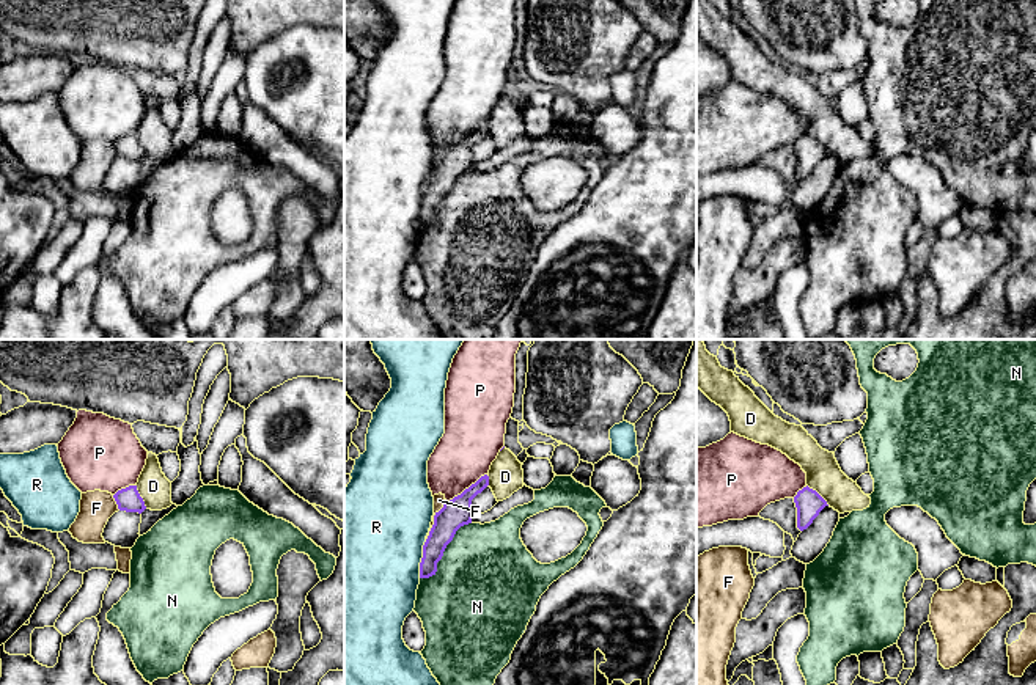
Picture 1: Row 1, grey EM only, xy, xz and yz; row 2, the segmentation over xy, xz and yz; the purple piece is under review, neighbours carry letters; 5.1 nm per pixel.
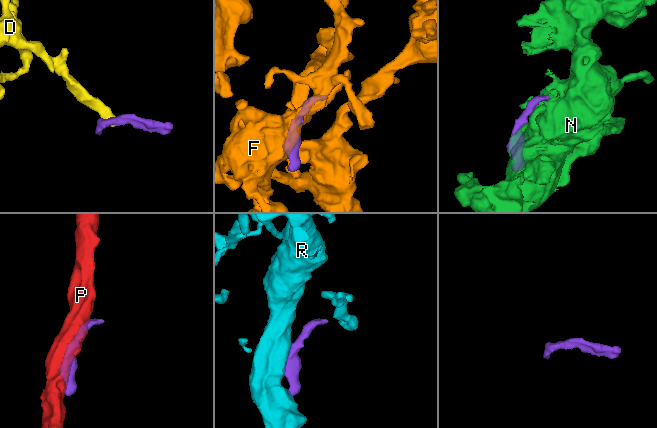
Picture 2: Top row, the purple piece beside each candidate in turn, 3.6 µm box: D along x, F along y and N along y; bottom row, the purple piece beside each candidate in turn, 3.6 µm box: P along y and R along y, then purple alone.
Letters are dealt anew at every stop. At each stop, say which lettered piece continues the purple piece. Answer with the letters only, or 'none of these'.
none of these

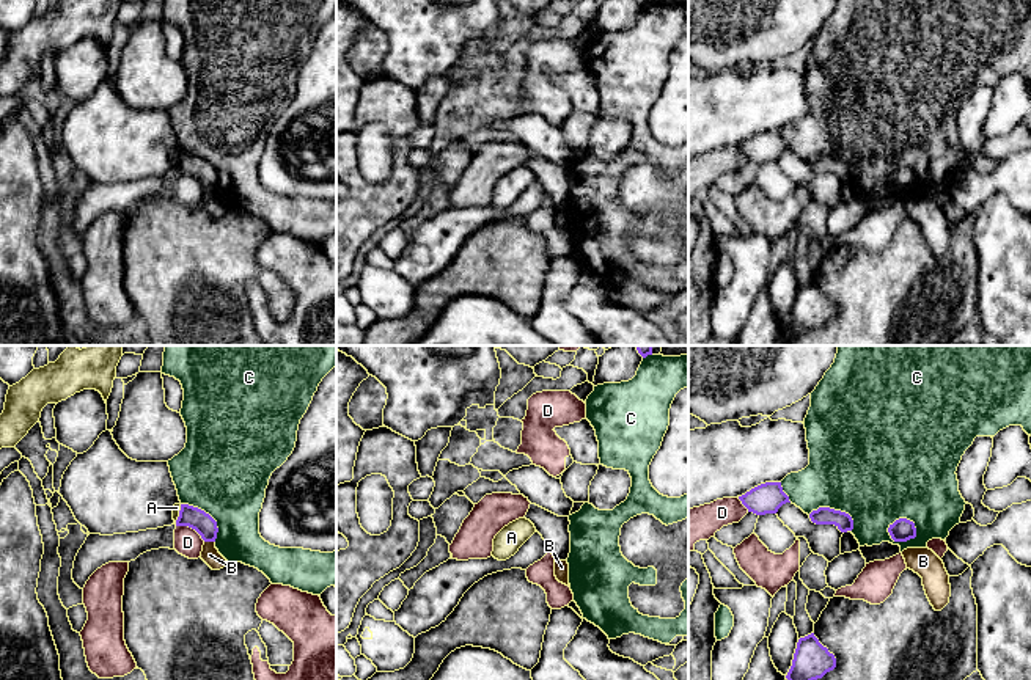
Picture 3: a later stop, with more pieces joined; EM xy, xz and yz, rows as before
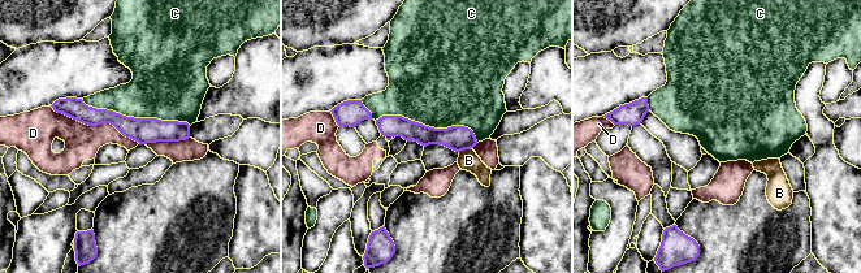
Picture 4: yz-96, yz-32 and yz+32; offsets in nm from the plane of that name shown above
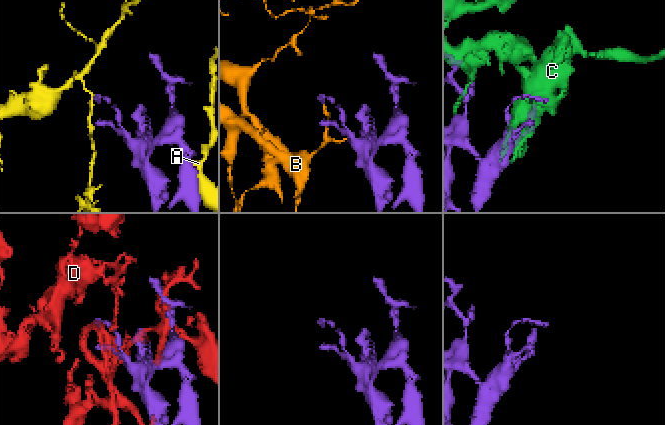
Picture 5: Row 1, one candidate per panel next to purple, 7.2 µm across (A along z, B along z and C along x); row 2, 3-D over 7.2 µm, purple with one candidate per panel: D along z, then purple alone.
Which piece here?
none of these

